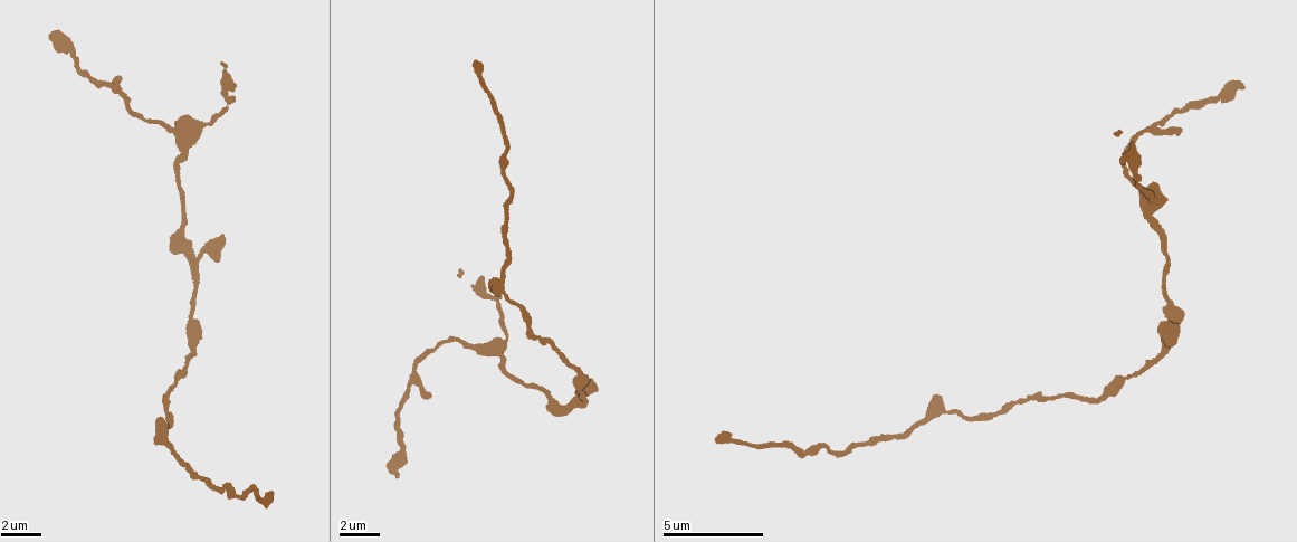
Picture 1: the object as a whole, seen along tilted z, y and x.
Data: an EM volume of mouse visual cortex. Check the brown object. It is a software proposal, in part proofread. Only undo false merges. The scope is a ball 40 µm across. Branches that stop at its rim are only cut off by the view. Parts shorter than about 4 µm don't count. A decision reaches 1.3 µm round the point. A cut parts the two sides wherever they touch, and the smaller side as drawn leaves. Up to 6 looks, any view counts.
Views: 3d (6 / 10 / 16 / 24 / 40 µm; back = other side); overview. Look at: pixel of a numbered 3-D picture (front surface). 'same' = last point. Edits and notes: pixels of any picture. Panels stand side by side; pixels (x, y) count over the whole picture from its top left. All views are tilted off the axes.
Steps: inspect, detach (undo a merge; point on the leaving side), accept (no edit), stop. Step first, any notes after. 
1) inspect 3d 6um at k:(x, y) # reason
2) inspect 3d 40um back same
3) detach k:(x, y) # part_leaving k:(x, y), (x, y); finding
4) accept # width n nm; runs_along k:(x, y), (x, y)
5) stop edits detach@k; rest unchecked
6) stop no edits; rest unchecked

inspect 3d 10um at 1:(420, 361) # calibre changes

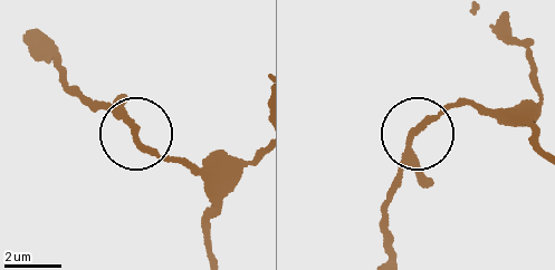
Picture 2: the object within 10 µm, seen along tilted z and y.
inspect 3d 10um back at 2:(414, 128) # other side

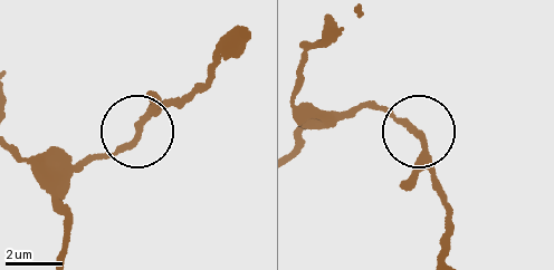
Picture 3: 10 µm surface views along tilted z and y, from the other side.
accept # one cell here

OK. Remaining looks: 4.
inspect 3d 10um at 1:(572, 368) # sudden change in width

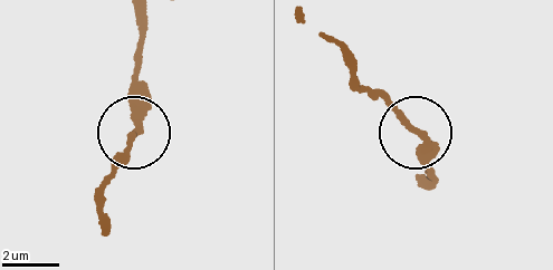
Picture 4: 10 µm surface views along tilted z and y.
accept # width 240 nm; all the same cell

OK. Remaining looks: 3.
inspect 3d 6um at 1:(172, 450) # calibre changes

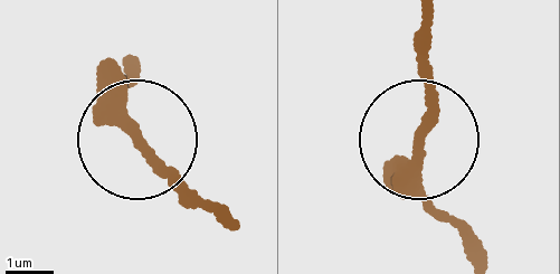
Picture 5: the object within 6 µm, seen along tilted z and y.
accept # width 220 nm; runs_along 5:(484, 257), (421, 181), (429, 72), (419, 18); all the same cell

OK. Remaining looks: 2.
stop no edits; rest unchecked

